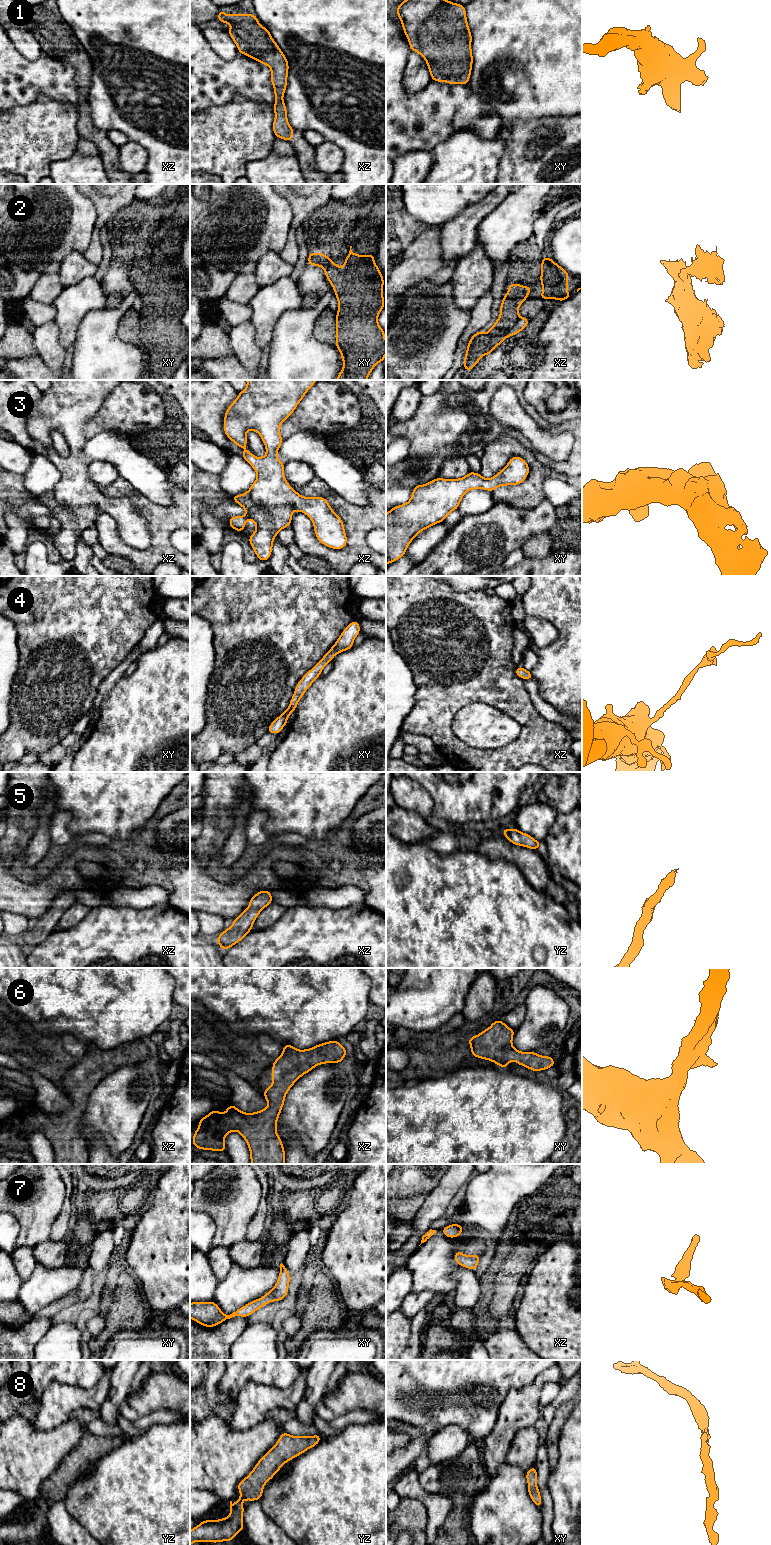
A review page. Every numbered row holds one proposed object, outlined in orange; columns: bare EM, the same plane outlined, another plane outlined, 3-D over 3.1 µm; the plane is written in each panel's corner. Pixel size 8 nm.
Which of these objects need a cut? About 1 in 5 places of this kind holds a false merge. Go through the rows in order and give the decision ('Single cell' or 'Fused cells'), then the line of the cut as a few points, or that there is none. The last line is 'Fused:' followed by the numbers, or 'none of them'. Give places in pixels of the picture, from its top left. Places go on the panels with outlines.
1: Single cell. No split
2: Single cell. No split
3: Single cell. No split
4: Single cell. No split
5: Single cell. No split
6: Single cell. No split
7: Single cell. No split
8: Single cell. No split
Fused: none of them

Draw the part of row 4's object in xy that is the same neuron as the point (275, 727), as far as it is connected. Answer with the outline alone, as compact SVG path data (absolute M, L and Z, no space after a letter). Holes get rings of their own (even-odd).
M353 620L343 630L330 650L297 683L294 694L290 700L289 707L269 725L267 732L277 735L280 733L282 728L286 726L290 714L295 712L299 700L303 697L306 690L320 676L326 664L330 663L336 654L353 648L354 640L360 632L359 622Z

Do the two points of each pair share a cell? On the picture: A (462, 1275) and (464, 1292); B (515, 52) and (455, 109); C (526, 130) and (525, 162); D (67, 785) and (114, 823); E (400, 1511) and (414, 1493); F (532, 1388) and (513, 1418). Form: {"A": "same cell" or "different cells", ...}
{"A": "same cell", "B": "different cells", "C": "same cell", "D": "same cell", "E": "different cells", "F": "same cell"}

